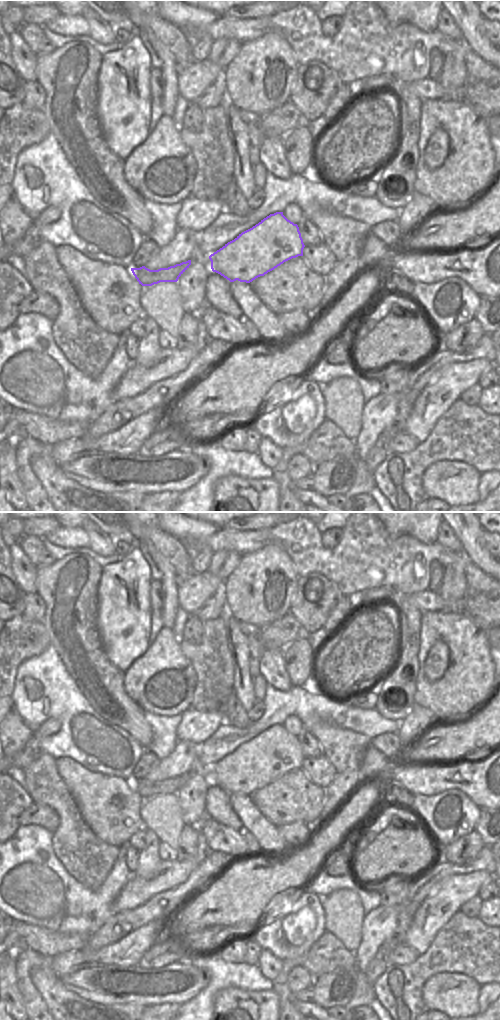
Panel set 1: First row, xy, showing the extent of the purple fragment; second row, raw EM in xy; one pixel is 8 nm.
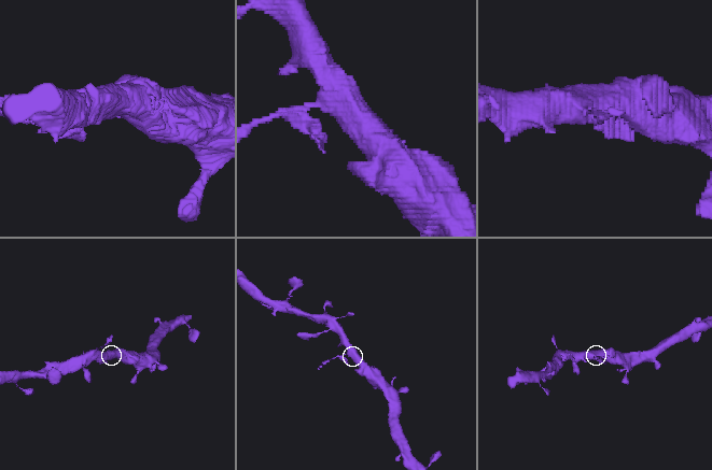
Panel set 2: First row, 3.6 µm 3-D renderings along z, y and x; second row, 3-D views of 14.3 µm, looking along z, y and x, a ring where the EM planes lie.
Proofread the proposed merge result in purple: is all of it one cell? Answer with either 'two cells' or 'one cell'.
one cell

